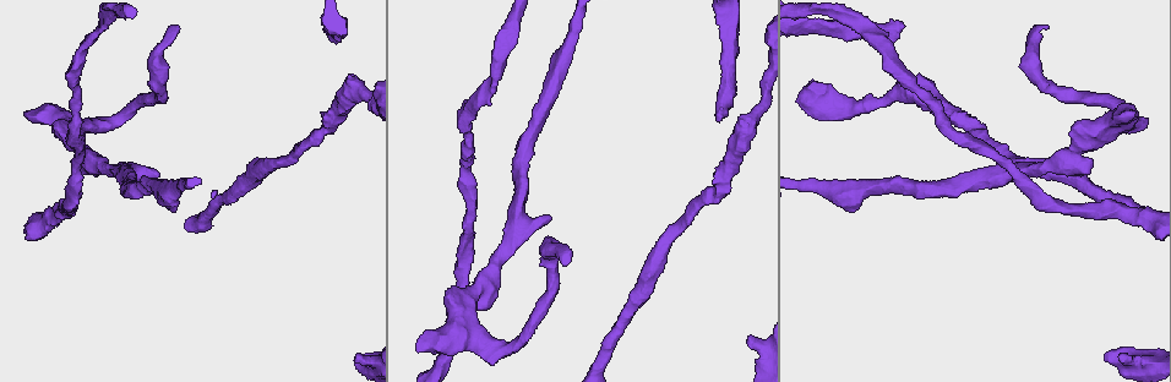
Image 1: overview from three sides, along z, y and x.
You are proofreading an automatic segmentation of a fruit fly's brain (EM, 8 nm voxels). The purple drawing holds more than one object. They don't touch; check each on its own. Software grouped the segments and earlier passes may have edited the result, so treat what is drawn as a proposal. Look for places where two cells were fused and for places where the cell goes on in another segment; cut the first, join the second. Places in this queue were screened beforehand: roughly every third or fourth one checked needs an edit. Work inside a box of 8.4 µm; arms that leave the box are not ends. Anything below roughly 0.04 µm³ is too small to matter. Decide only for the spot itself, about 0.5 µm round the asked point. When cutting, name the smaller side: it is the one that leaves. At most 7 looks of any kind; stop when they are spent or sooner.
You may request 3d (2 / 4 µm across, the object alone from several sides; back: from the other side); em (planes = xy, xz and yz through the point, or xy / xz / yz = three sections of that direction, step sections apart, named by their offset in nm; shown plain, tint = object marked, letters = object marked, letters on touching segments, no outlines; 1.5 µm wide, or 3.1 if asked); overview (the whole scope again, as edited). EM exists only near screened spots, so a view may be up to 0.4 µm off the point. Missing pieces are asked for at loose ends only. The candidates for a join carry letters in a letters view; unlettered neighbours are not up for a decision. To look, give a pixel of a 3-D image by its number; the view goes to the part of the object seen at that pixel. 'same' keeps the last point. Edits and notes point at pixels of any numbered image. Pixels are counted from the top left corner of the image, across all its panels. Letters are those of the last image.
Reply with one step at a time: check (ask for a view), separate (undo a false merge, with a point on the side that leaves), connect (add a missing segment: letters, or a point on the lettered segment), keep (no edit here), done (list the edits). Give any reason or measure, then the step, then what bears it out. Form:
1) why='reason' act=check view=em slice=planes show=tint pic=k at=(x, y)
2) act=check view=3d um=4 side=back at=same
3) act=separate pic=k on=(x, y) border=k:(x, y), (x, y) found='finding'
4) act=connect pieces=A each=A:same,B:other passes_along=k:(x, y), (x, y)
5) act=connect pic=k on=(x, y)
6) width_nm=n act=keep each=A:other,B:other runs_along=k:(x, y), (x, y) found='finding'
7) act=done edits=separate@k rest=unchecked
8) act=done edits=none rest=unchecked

why='free end' act=check view=em slice=xy step=4 show=tint pic=1 at=(718, 121)

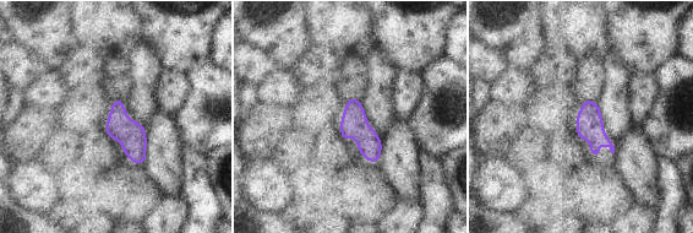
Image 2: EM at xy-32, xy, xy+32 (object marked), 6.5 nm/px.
why='cut it another way' act=check view=em slice=planes show=letters at=same

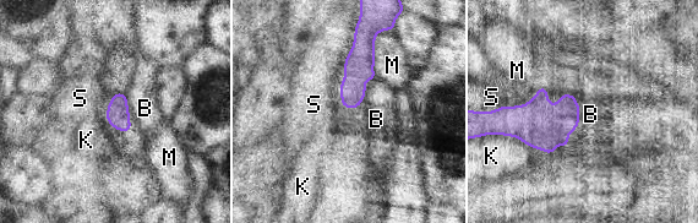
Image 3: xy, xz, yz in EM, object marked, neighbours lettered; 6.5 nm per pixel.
longest_contact=S:550nm act=keep each=B:other,K:other,M:other,S:other border=3:(375, 77), (355, 108), (342, 107) found='none of them fits'

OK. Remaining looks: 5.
why='free end' act=check view=em slice=planes show=letters pic=1 at=(1048, 28)

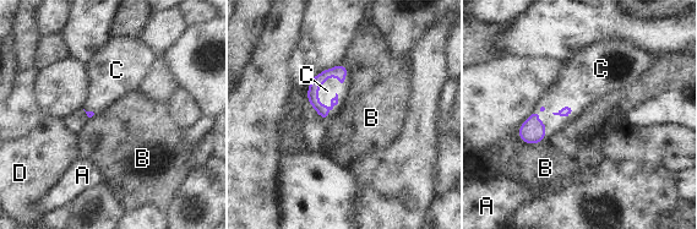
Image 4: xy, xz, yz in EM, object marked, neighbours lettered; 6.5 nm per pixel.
act=connect pieces=C each=A:other,B:other,C:same,D:other passes_along=4:(339, 71), (322, 83), (327, 91) found='the cell continues'

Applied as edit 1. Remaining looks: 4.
why='an open end' act=check view=em slice=yz step=8 show=letters pic=1 at=(747, 338)

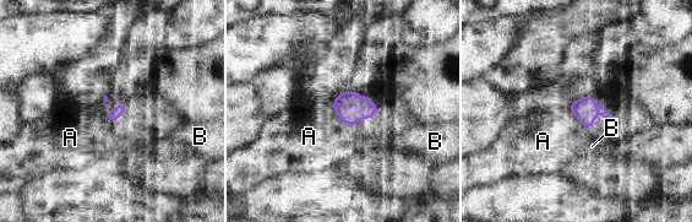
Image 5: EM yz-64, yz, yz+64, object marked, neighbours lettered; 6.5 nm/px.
why='another direction' act=check view=em slice=planes show=letters at=same

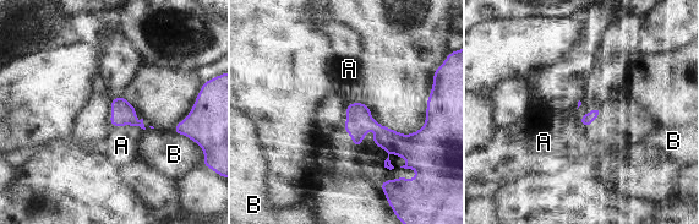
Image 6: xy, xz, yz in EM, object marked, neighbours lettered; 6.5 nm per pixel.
act=keep each=A:other,B:other border=6:(112, 125), (138, 125), (146, 129) found='none of them fits'

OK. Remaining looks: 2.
act=done edits=connect@4 rest=unchecked

